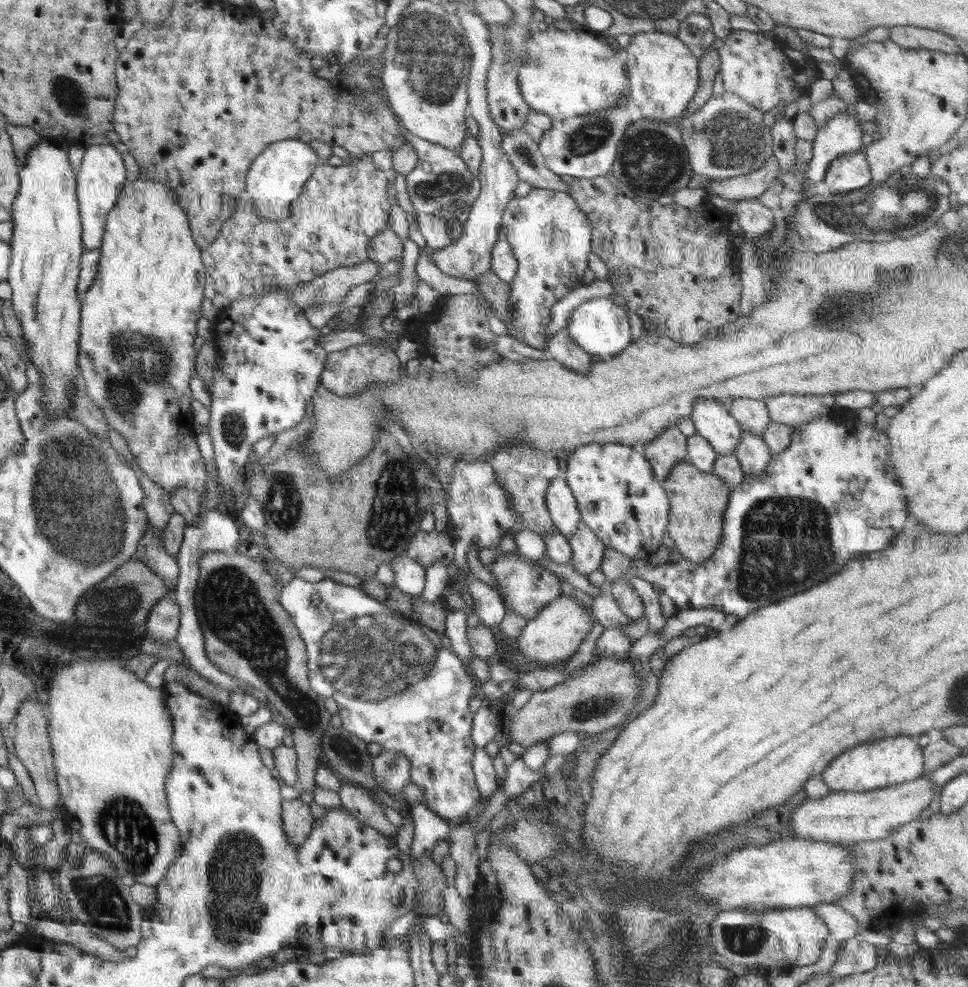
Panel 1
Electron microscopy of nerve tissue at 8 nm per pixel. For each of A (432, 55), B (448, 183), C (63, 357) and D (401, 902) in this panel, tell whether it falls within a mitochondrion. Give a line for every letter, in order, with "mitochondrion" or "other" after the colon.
A: mitochondrion
B: mitochondrion
C: other
D: other

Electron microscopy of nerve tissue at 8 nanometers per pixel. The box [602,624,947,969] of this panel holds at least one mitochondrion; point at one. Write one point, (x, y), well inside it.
(742, 939)

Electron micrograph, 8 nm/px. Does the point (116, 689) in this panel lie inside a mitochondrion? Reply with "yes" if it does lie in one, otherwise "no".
no

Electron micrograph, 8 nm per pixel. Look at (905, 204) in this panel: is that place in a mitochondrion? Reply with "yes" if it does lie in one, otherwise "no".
yes

